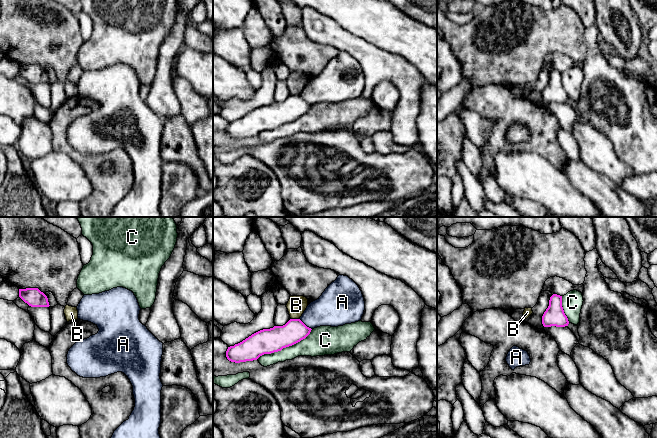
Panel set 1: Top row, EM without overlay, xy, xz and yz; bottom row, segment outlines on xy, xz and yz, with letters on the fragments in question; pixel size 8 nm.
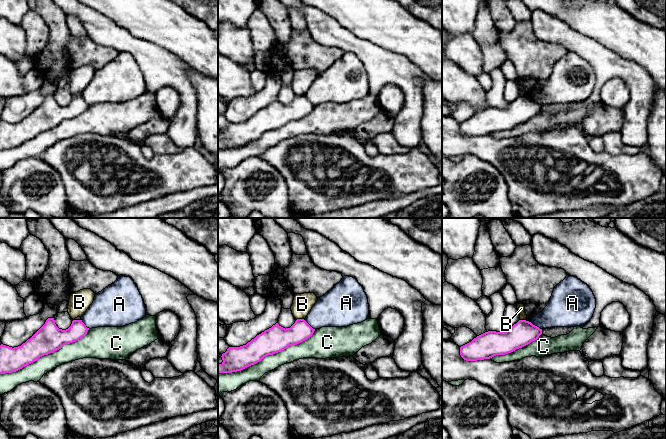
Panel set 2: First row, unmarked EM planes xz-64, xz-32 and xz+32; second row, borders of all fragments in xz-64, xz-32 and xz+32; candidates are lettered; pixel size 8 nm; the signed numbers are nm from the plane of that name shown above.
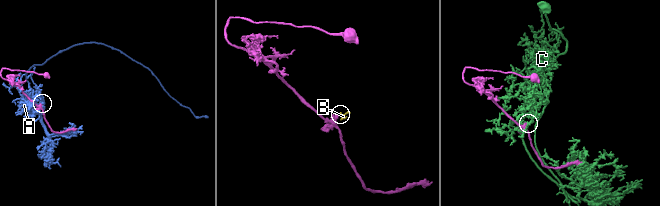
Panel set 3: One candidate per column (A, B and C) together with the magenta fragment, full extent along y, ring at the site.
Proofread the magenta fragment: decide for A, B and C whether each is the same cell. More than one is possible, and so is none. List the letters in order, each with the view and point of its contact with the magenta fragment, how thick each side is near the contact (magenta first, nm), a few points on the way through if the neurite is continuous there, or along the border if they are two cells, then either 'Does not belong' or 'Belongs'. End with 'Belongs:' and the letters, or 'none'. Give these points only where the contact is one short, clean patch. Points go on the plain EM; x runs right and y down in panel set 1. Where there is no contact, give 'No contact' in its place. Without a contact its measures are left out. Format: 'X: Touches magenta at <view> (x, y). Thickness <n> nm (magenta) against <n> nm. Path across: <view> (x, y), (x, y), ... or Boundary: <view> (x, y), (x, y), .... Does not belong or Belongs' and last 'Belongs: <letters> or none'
A: Touches magenta at xz (304, 100). Thickness 190 nm (magenta) against 280 nm. Does not belong
B: Touches magenta at xz (295, 95). Thickness 190 nm (magenta) against 150 nm. Boundary: xz (291, 94), (299, 95). Does not belong
C: Touches magenta at xz (284, 123). Thickness 200 nm (magenta) against 190 nm. Does not belong
Belongs: none

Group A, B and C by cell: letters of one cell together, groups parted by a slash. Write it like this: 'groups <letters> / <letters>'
groups A / B / C

